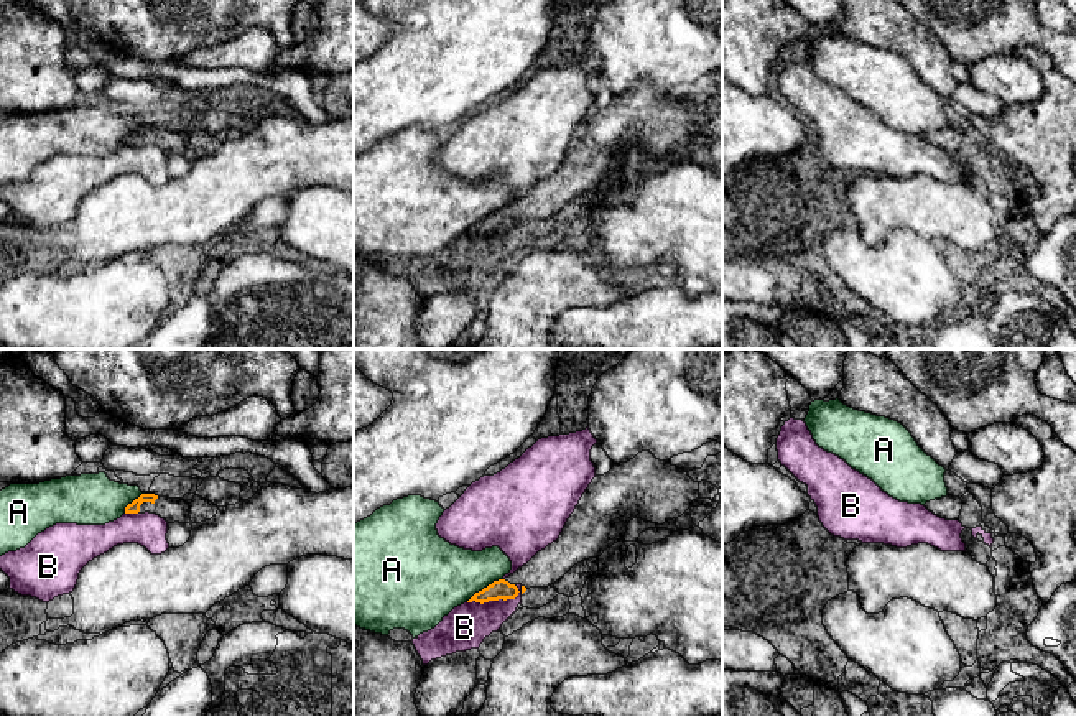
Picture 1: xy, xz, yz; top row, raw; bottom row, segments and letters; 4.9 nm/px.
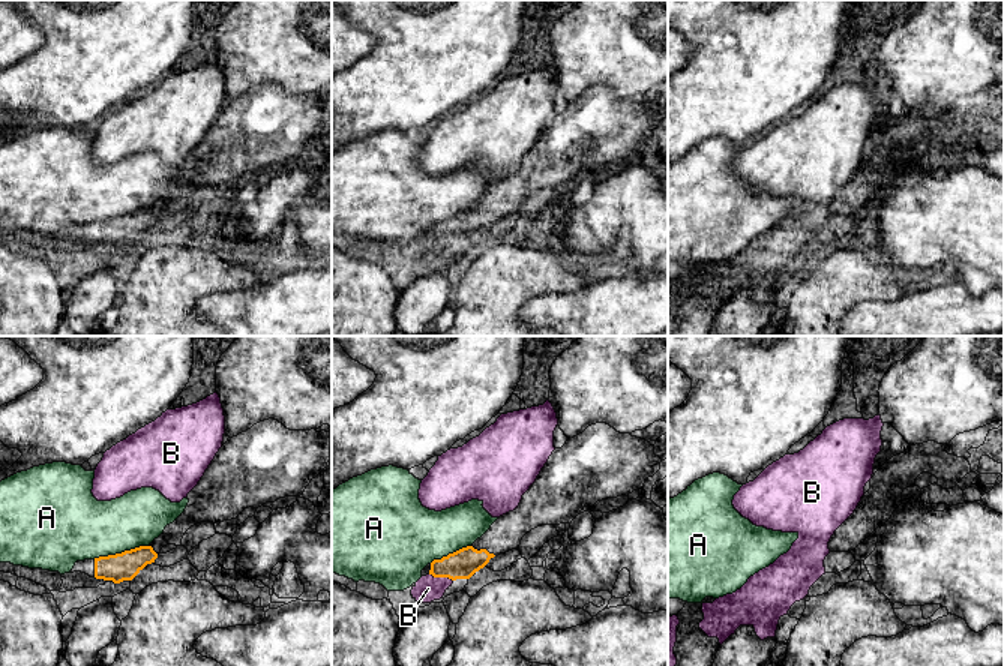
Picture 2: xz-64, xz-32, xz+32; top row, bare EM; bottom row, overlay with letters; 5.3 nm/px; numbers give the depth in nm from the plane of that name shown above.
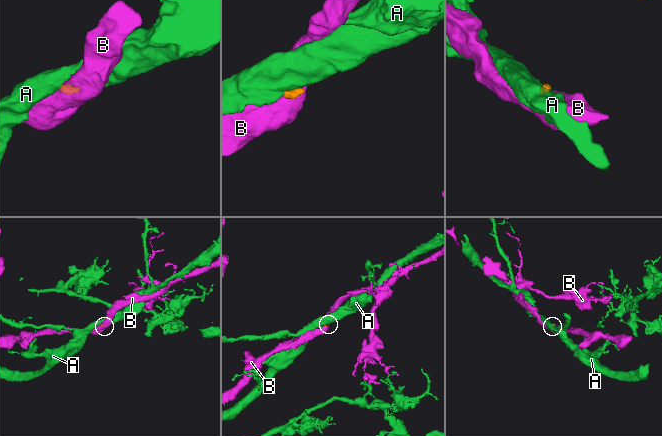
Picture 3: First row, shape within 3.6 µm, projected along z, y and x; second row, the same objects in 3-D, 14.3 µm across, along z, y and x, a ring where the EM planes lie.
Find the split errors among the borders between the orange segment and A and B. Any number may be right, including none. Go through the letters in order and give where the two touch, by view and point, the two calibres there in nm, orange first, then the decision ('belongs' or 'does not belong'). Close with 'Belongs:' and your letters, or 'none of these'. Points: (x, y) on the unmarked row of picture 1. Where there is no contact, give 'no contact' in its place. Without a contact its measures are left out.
A: xz (484, 219) | 100/360 nm | does not belong
B: xz (496, 231) | 100/220 nm | does not belong
Belongs: none of these

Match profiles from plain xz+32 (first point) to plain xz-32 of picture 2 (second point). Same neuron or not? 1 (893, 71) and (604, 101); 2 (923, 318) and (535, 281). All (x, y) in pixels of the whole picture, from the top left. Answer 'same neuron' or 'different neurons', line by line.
1: different neurons
2: different neurons

